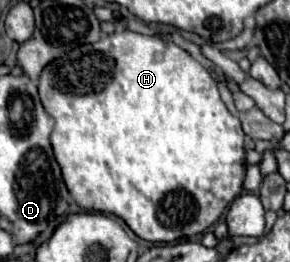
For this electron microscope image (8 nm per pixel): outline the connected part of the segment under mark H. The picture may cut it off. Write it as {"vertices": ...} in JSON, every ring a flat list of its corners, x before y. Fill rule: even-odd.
{"vertices":[[117,30,113,34,101,36,101,40,95,44,77,46,75,50,49,62,43,68,39,76,39,98,45,112,55,120,55,126,51,132,51,146,53,146,55,160,61,166,65,186,71,192,73,200,87,212,107,212,123,218,125,224,143,240,175,242,185,236,201,234,211,224,217,222,217,218,225,212,225,208,243,190,247,164,245,164,245,148,243,148,245,134,241,130,241,122,223,104,217,84,213,82,213,76,197,60,193,60,183,48,175,46,173,42,165,42,155,36,143,36,131,30]]}

